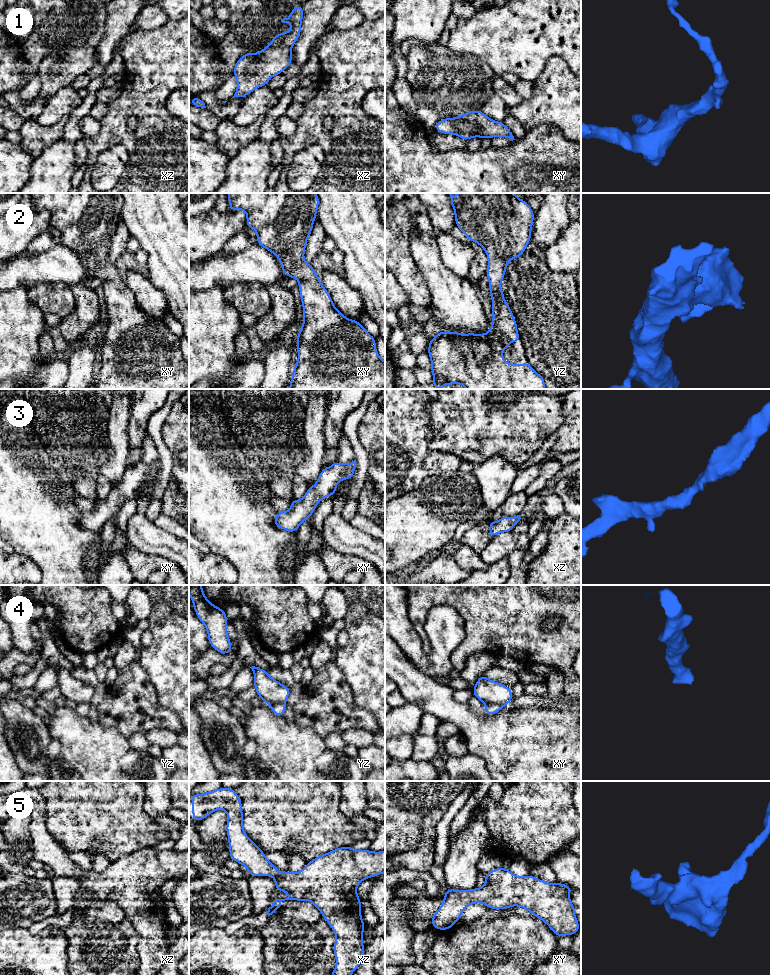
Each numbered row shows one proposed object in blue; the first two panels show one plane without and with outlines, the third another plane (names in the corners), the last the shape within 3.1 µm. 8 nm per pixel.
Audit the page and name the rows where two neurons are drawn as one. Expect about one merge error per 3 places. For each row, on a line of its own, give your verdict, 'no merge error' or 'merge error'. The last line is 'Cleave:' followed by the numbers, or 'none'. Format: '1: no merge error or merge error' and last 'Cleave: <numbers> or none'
1: no merge error
2: no merge error
3: no merge error
4: merge error
5: no merge error
Cleave: 4

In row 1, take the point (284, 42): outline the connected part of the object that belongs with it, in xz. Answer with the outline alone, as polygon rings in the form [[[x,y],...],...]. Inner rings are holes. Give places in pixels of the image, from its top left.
[[[301,4],[294,6],[290,16],[281,20],[292,25],[287,33],[278,33],[259,53],[248,52],[239,58],[233,68],[237,89],[232,98],[246,97],[255,89],[266,86],[274,75],[282,74],[291,65],[291,51],[301,34],[303,14]]]

